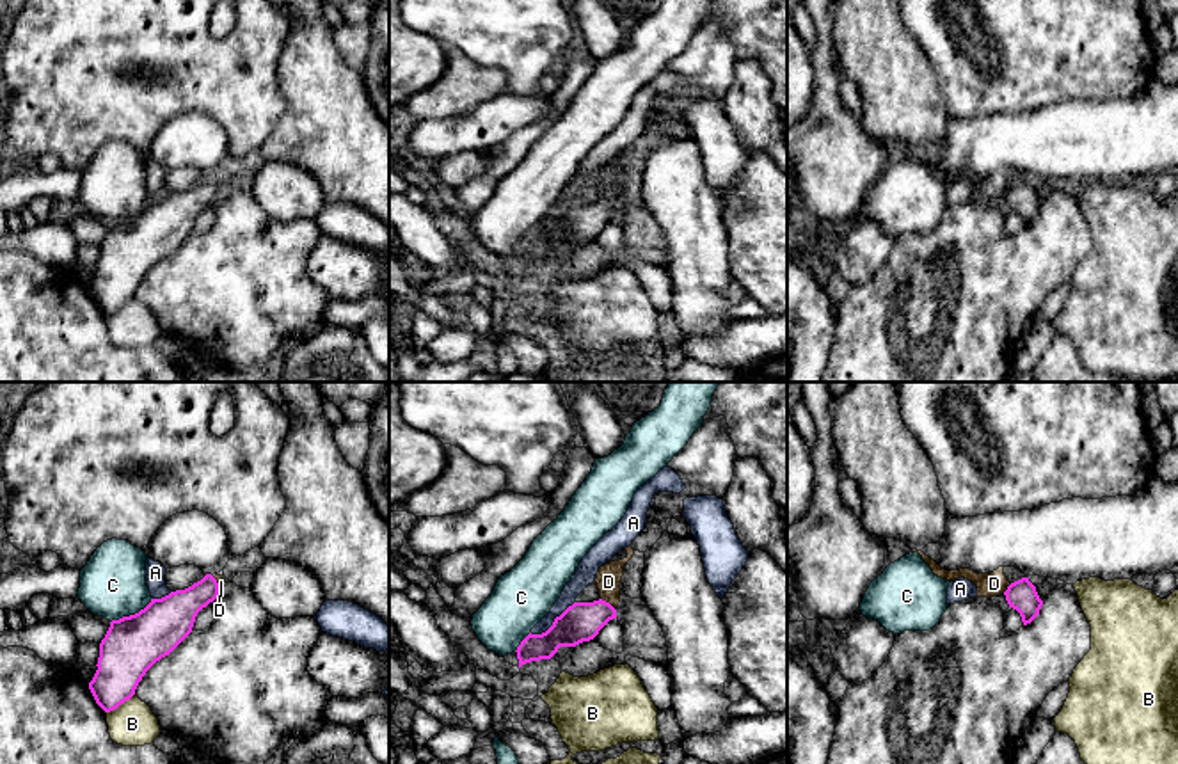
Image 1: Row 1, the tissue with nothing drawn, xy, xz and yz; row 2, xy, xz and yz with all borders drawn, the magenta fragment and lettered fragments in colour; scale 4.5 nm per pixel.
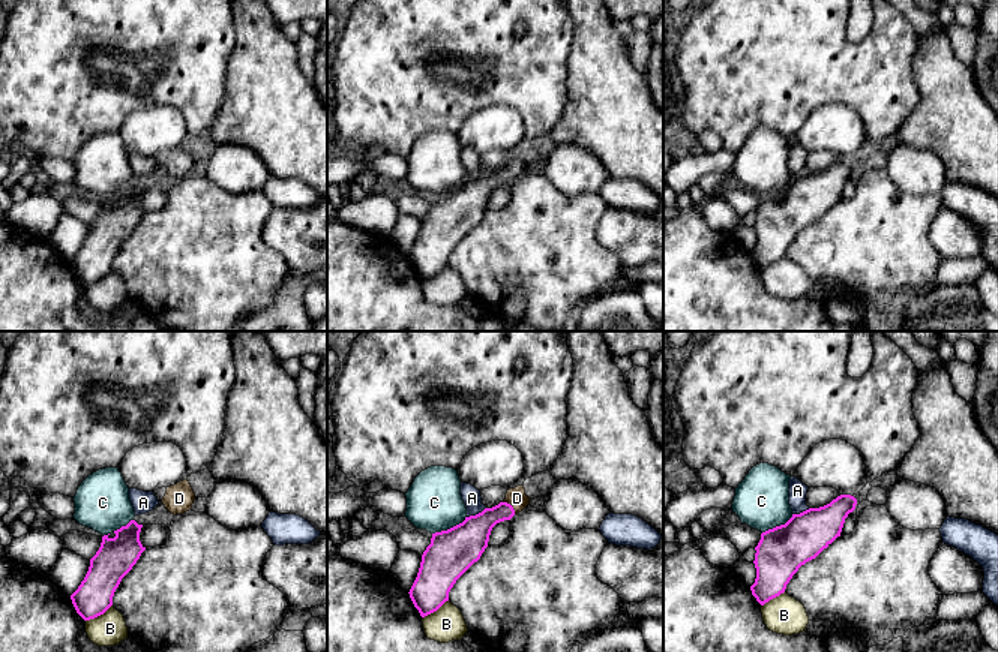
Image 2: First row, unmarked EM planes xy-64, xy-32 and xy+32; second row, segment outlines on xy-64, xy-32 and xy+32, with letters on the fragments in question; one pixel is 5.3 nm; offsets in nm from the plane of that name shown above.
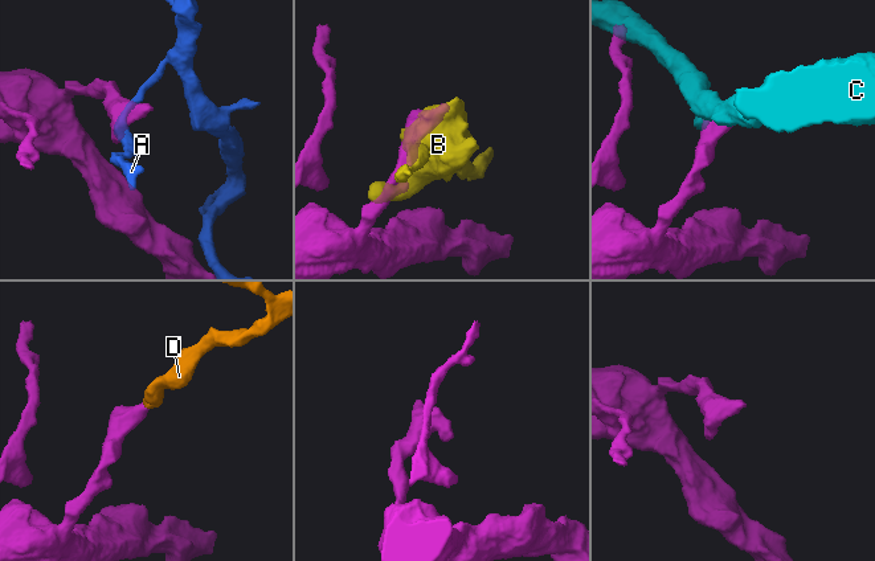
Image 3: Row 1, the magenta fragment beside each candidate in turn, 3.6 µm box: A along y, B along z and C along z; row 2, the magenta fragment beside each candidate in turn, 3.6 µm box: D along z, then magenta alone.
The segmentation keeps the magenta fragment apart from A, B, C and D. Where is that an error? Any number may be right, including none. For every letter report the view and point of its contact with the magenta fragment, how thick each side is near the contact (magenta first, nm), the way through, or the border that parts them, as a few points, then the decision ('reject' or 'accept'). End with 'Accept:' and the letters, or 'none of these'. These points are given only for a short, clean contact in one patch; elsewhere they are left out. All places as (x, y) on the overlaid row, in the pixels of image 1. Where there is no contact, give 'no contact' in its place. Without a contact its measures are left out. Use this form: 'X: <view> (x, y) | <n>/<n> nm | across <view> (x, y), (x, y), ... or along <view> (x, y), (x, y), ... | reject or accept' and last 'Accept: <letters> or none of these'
A: xz (553, 622) | 180/90 nm | reject
B: xy (119, 704) | 240/200 nm | reject
C: xy (130, 615) | 260/300 nm | reject
D: xz (608, 603) | 180/120 nm | across xz (580, 622), (596, 615), (608, 603), (608, 581) | accept
Accept: D

